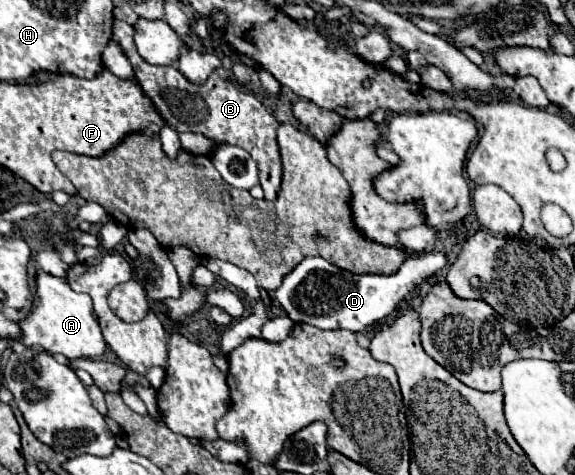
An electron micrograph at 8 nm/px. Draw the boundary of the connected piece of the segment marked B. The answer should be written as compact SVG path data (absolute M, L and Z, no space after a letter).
M115 21L113 41L123 49L125 57L133 65L135 81L141 85L143 93L159 109L159 113L169 123L169 127L173 127L177 133L185 133L185 131L203 133L215 139L217 143L233 143L249 151L249 155L259 167L259 181L265 191L265 199L275 199L281 185L281 159L279 159L279 147L275 139L279 121L273 117L273 113L267 111L255 95L239 89L229 79L229 71L223 67L215 69L203 85L195 85L173 65L151 67L151 63L143 63L143 59L139 59L139 53L135 51L133 33L135 33L133 25L125 21Z

